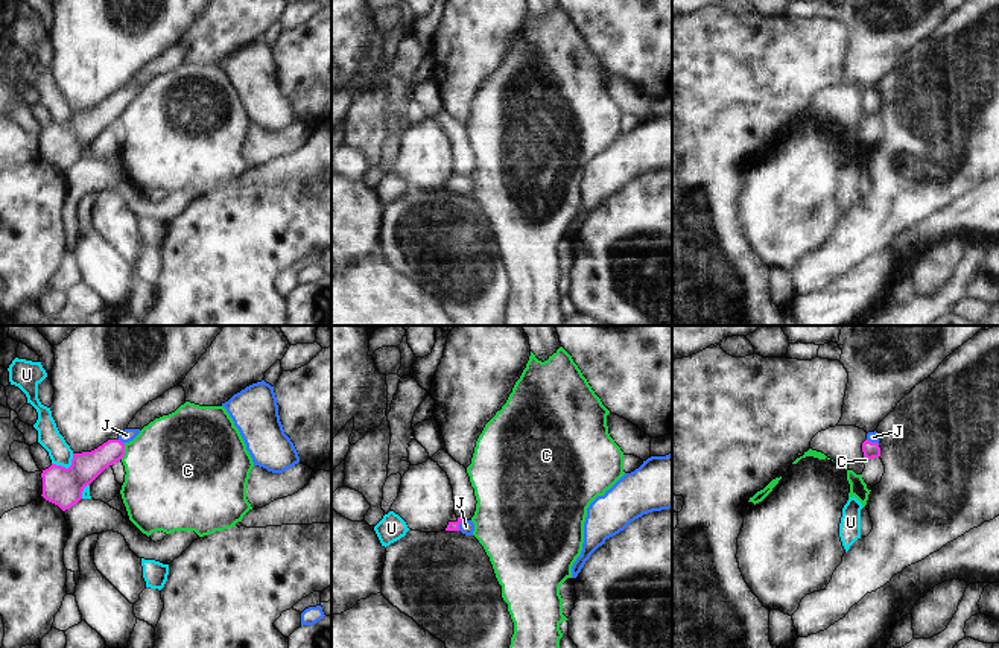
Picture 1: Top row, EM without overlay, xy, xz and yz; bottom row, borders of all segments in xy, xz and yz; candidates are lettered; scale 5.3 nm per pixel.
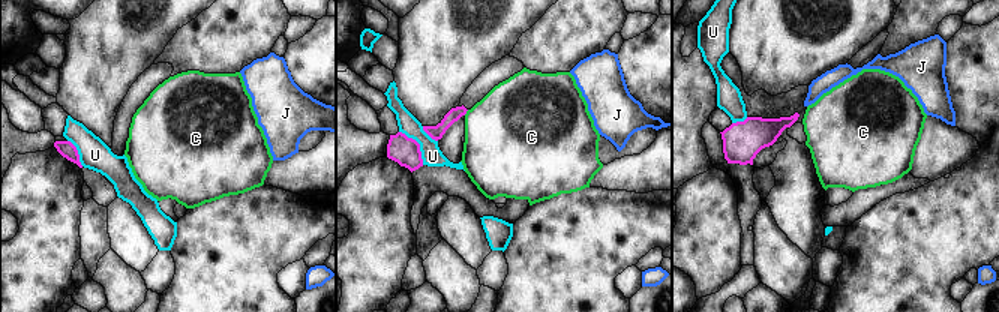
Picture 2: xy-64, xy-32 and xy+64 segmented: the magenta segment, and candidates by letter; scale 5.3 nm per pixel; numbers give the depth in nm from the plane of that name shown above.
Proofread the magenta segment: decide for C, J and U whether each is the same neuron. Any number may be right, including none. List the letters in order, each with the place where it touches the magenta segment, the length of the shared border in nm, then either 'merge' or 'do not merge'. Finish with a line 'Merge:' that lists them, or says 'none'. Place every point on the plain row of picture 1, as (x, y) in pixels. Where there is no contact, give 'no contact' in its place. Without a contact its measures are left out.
C: contact xy (123, 110); length 90 nm; do not merge
J: contact xy (120, 101); length 40 nm; merge
U: contact xy (64, 127); length 130 nm; do not merge
Merge: J

